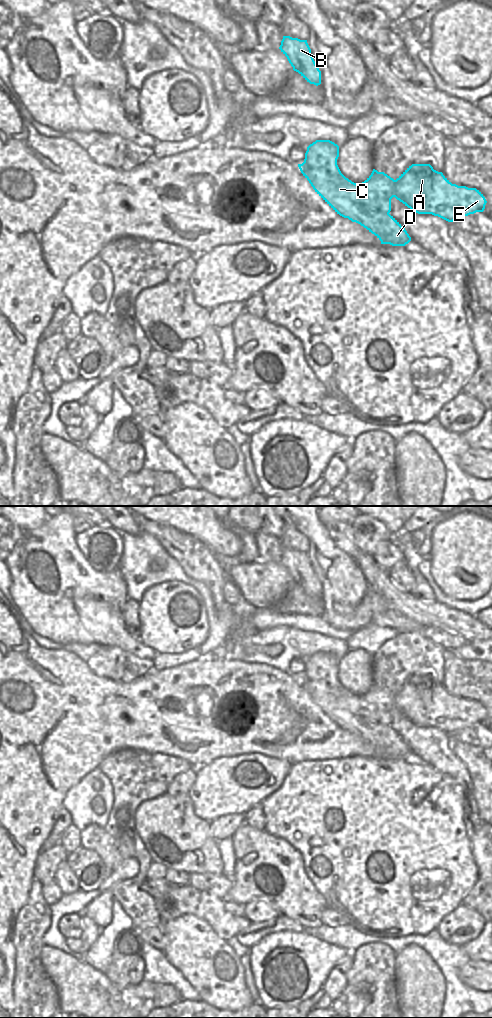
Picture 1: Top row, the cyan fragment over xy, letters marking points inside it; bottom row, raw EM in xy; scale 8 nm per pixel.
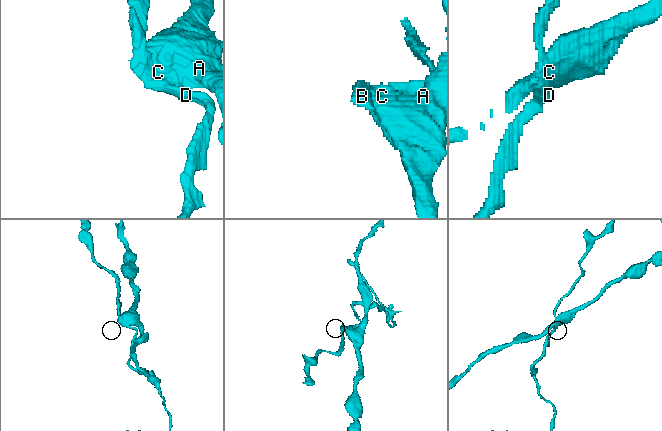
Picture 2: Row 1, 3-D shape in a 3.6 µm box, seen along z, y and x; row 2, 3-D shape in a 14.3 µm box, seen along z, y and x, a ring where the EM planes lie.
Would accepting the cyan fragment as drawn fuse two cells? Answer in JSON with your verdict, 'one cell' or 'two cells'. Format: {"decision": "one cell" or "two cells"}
{"decision": "two cells"}

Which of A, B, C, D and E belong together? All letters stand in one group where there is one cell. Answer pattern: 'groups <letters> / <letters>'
groups A C E / B D

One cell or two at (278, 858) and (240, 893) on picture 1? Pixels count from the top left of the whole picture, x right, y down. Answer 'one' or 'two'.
one

